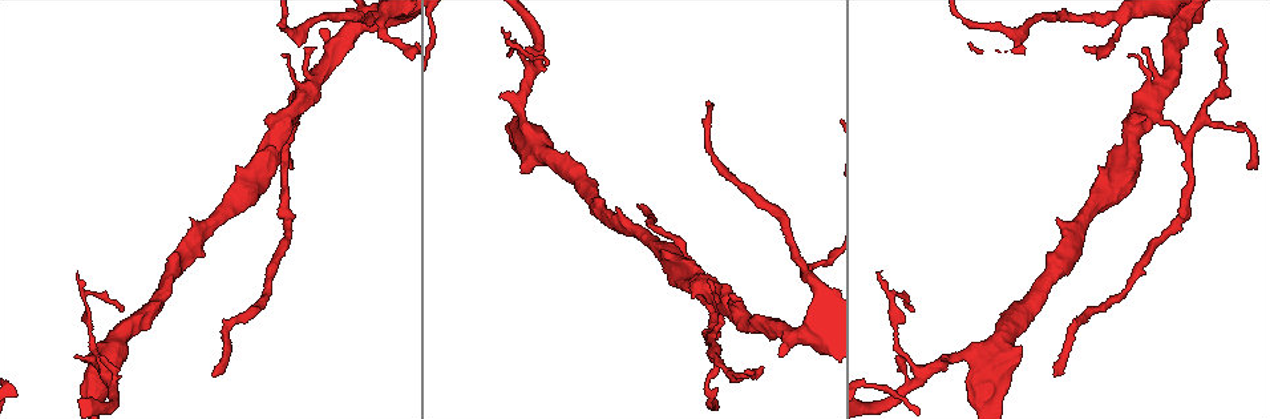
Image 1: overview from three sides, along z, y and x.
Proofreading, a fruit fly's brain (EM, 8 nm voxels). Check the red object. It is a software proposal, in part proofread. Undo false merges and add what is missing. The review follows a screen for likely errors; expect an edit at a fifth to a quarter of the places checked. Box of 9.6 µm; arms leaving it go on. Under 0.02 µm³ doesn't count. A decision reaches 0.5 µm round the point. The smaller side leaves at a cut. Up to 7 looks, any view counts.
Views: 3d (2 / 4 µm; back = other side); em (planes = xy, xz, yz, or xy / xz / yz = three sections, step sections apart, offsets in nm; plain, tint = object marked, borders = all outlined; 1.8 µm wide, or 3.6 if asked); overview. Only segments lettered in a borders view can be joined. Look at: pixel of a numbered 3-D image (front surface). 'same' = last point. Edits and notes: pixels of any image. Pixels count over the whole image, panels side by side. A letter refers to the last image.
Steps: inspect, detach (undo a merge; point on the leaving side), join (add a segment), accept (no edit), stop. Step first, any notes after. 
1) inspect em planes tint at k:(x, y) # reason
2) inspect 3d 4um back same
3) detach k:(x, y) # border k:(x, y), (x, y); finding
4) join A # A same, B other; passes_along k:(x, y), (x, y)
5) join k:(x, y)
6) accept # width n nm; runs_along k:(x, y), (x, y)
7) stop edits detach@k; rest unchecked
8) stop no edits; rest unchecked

inspect 3d 4um at 1:(1220, 29) # free end

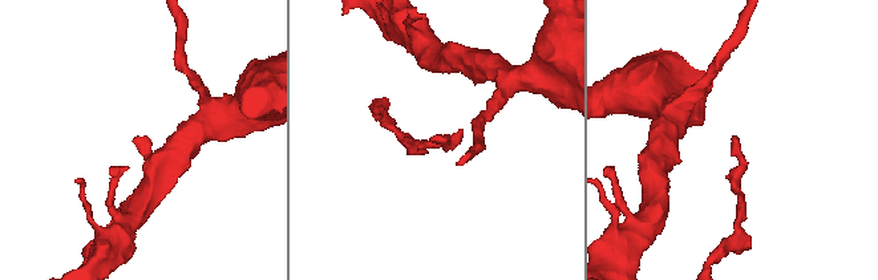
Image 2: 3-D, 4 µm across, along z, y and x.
inspect em planes borders at 2:(732, 138)

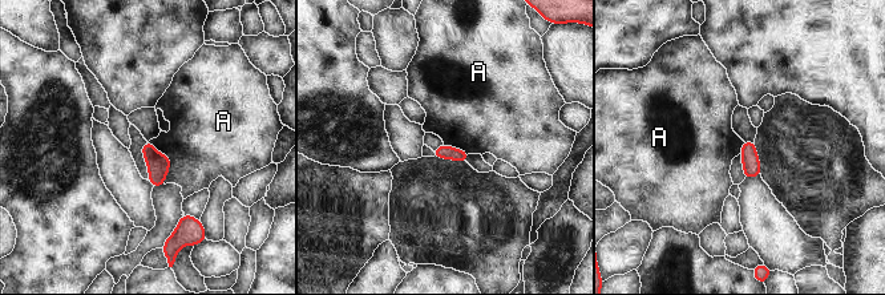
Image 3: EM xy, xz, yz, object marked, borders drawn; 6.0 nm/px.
accept # A other; border 3:(148, 141), (169, 157), (165, 184); no lettered segment goes on from it

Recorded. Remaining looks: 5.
inspect em planes tint at 1:(287, 145) # three-way junction

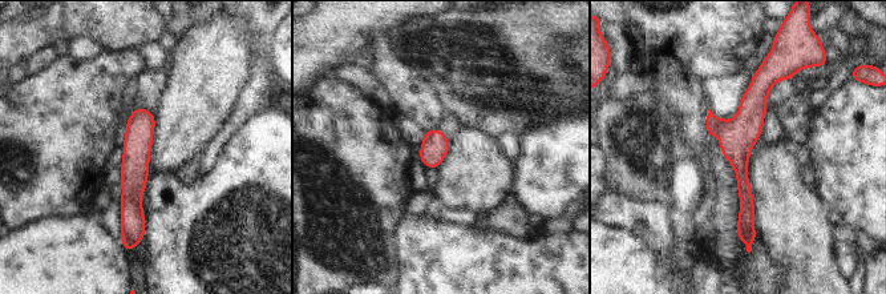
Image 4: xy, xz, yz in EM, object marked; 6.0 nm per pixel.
inspect em planes borders same

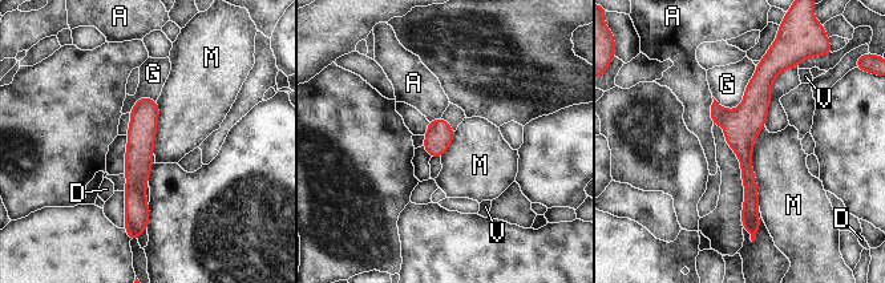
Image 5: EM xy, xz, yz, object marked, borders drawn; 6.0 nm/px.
detach 5:(742, 126) # width 160 nm; A other, D other, G other, M other, V other; border 5:(734, 110), (727, 114), (723, 125); two neurons meet here

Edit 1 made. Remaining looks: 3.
stop edits detach@5; rest unchecked

